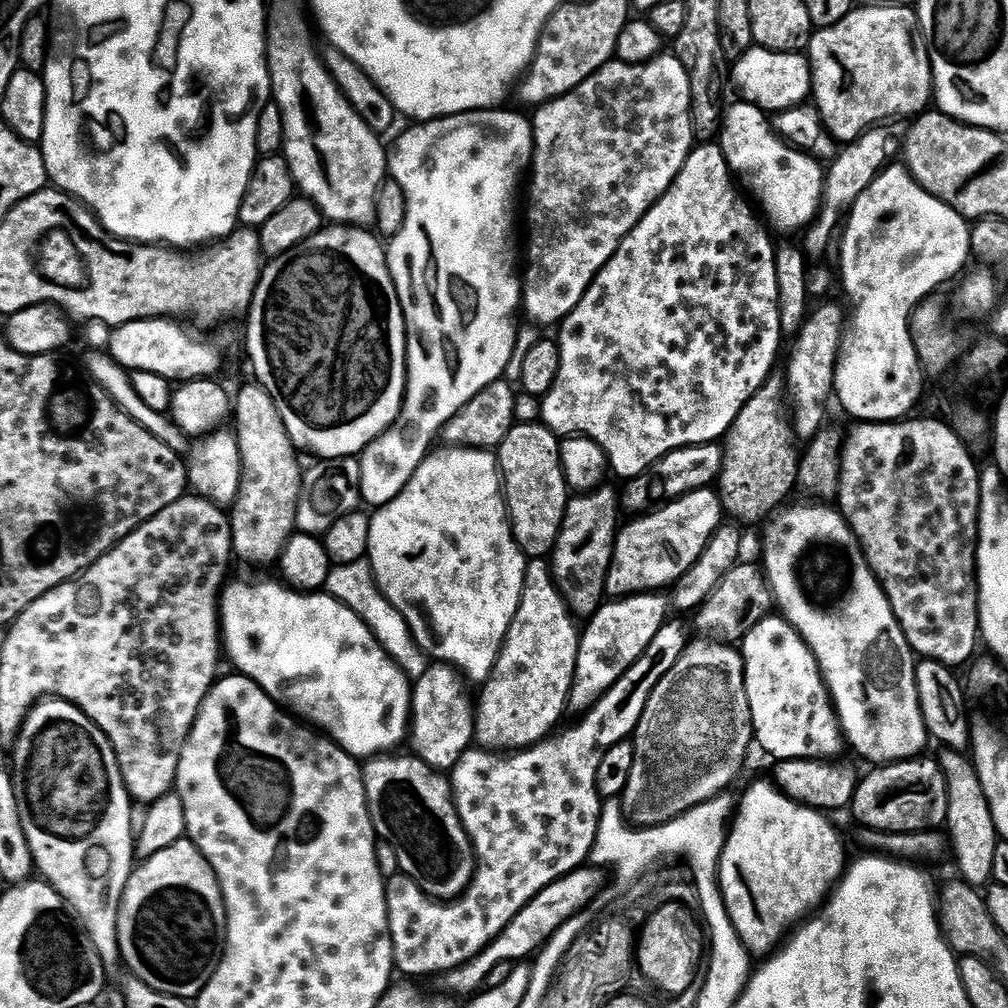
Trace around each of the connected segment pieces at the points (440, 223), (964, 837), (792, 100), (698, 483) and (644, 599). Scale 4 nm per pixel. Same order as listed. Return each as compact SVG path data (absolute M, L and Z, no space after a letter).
M485 110L483 112L463 112L457 116L443 116L441 120L425 120L423 122L413 123L412 128L408 128L396 140L396 145L390 148L390 155L388 158L388 171L391 179L396 179L400 183L400 188L404 191L404 221L400 224L400 229L396 232L396 237L392 241L387 241L386 251L388 253L388 269L392 275L392 281L396 287L396 293L400 299L402 306L402 314L404 315L404 325L406 326L406 334L408 335L408 385L404 387L404 405L400 407L400 417L392 423L392 427L386 429L382 435L374 442L370 442L370 446L366 446L364 451L360 453L358 461L360 464L360 499L369 509L375 510L386 506L390 502L394 502L394 498L398 498L398 494L402 494L402 490L407 485L404 480L404 472L416 472L420 465L421 457L429 451L428 436L436 437L441 433L445 424L448 424L450 418L454 414L458 414L465 406L475 398L483 390L487 384L493 384L494 381L501 379L505 375L504 371L508 368L508 363L512 360L512 355L516 352L516 320L512 315L515 312L519 313L522 308L522 280L518 275L518 264L516 268L516 187L520 184L520 172L527 173L532 162L532 151L534 150L534 134L532 133L531 119L526 115L523 116L520 112L500 112L504 110Z
M944 750L941 753L938 761L945 776L948 795L946 831L952 839L952 852L956 855L956 868L960 871L957 873L965 884L983 889L992 880L994 850L998 839L994 818L990 818L990 805L986 802L986 793L982 791L982 782L978 782L976 767L971 759L960 750Z
M759 46L749 47L742 58L731 65L730 80L736 83L743 103L758 106L763 112L777 114L803 105L812 96L812 66L800 52L775 52Z
M719 443L695 444L689 448L679 448L670 454L666 454L658 463L651 464L641 476L627 481L622 488L622 504L630 511L639 513L647 509L651 500L667 502L690 492L700 492L707 484L715 485L720 478L722 462L724 461L724 449Z
M662 592L633 593L601 604L599 611L589 617L588 626L581 633L569 705L574 708L592 707L610 685L645 652L654 635L667 623L668 612L670 600Z

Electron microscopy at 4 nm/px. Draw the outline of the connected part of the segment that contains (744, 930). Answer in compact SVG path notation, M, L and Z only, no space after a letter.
M771 779L756 780L741 794L736 817L731 817L724 849L721 851L719 886L730 922L750 953L771 953L781 943L780 935L784 927L792 923L795 925L803 912L811 913L817 907L816 902L820 899L823 901L834 882L844 875L844 844L835 826L828 820L831 819L819 808L792 800Z

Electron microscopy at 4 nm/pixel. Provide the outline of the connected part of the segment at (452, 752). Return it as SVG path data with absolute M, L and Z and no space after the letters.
M439 662L433 664L433 668L426 669L412 684L411 751L437 772L448 774L456 767L460 757L473 747L476 718L473 701L468 701L468 696L460 685L461 677L457 669Z

